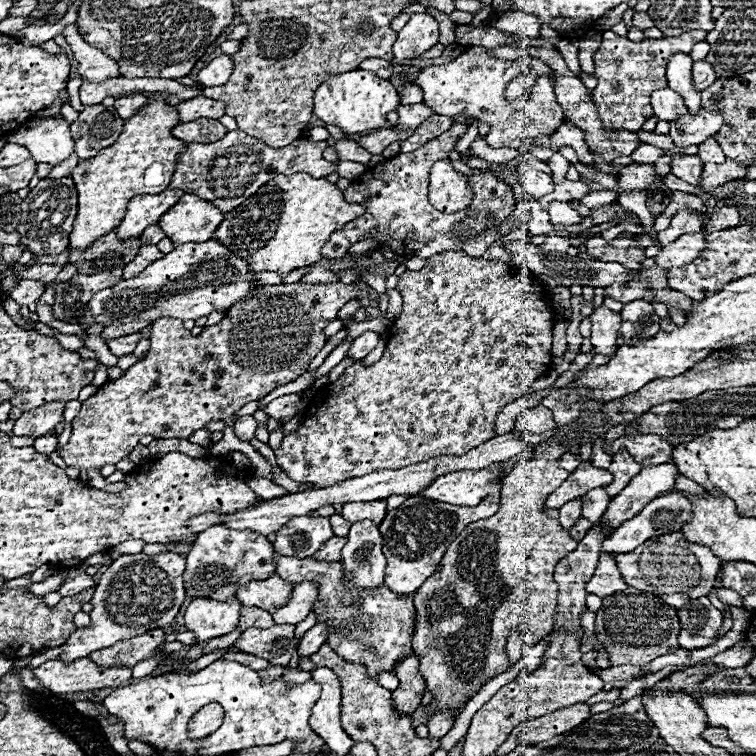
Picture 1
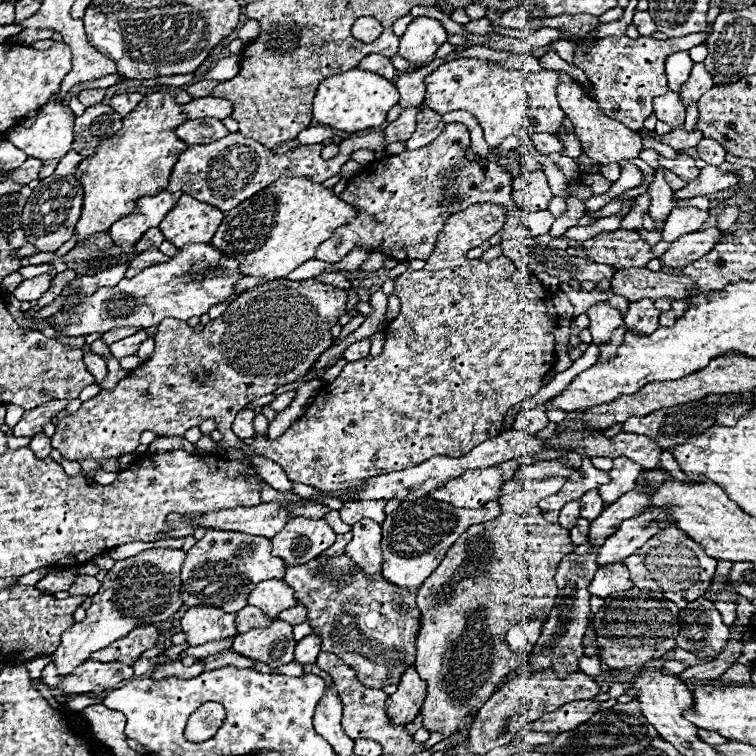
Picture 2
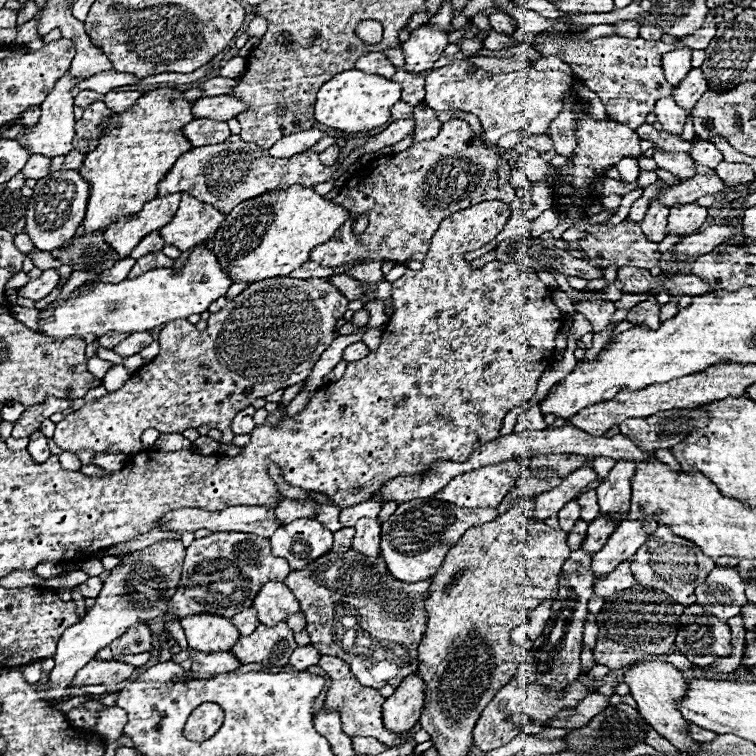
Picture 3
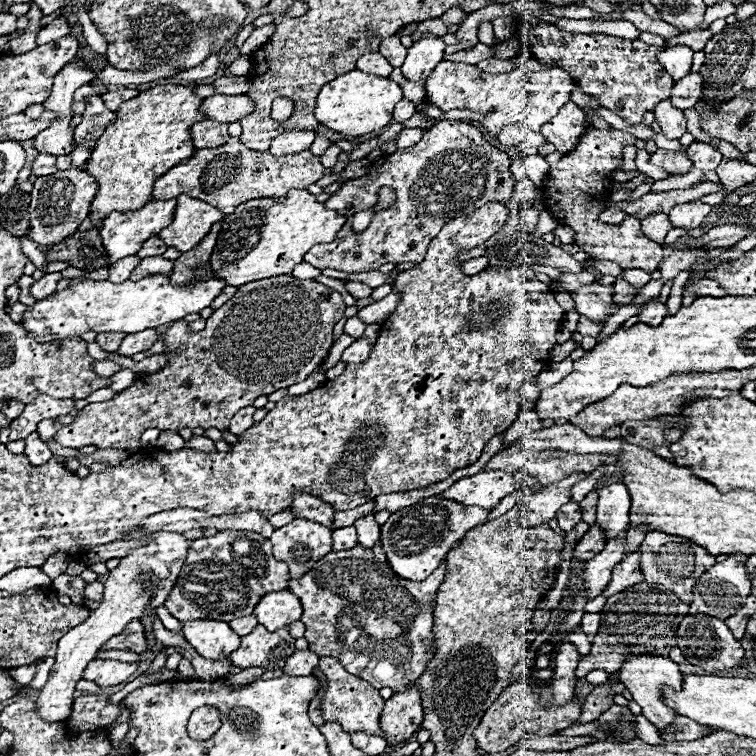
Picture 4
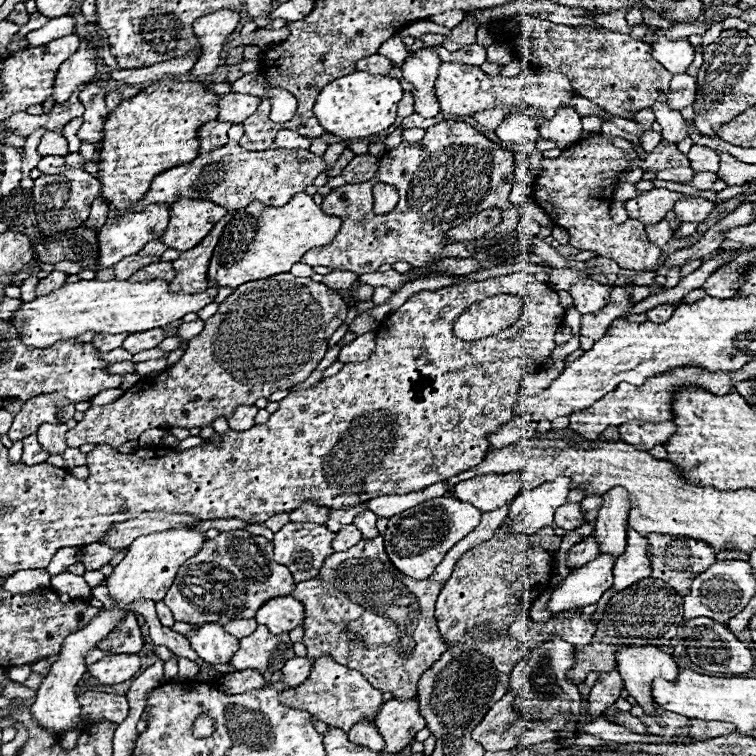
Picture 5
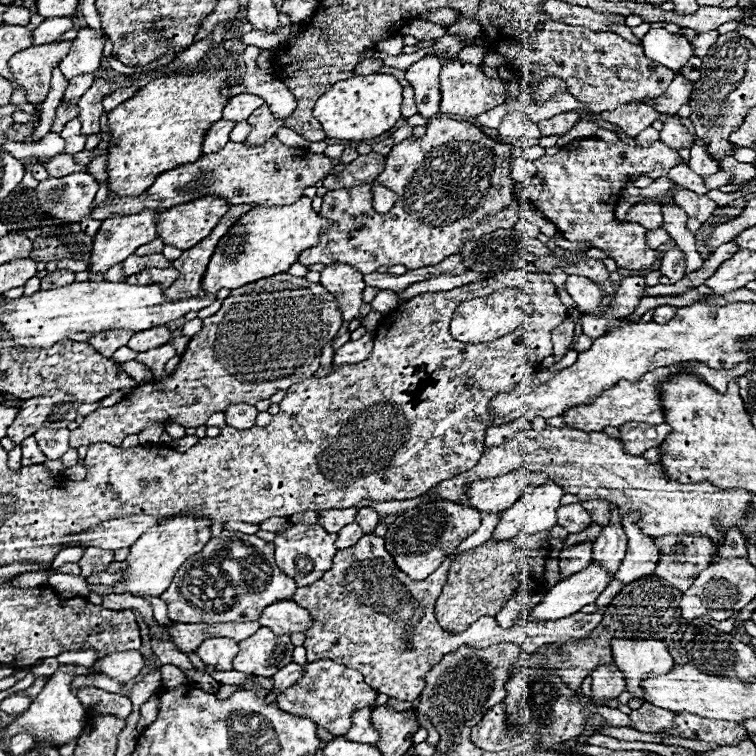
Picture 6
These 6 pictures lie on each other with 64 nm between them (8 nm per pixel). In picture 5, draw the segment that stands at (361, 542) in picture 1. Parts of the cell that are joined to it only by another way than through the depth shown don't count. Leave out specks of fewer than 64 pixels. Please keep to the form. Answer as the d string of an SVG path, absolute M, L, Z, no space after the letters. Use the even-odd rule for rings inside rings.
M364 510L360 512L356 518L354 518L354 524L358 526L358 530L362 532L362 538L374 538L378 536L378 530L376 530L376 520L378 516L370 510Z

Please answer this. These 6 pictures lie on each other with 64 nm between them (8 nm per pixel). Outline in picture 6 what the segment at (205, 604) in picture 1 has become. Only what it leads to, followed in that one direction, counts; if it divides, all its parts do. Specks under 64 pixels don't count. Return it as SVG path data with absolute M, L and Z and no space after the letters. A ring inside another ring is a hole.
M210 638L204 640L196 652L204 664L210 664L216 670L226 672L226 670L234 670L232 658L238 654L238 644L230 638Z

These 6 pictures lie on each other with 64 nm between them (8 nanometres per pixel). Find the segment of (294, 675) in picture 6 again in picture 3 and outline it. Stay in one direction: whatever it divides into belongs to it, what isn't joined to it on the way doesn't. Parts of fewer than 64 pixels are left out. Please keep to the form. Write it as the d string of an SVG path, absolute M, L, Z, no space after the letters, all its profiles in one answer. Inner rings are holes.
M310 644L310 646L298 646L298 648L292 652L292 656L290 656L290 660L288 660L288 666L294 668L296 672L304 672L304 670L308 670L310 666L316 666L318 660L320 660L320 654L318 654L318 650L316 650L312 644Z

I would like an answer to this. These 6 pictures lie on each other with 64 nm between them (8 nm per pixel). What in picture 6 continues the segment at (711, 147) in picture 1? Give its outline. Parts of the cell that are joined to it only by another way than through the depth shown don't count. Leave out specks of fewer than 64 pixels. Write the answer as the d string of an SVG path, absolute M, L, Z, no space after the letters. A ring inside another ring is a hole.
M694 144L690 150L690 160L688 166L692 172L696 172L698 176L712 176L718 172L718 164L708 156L706 148L700 144Z

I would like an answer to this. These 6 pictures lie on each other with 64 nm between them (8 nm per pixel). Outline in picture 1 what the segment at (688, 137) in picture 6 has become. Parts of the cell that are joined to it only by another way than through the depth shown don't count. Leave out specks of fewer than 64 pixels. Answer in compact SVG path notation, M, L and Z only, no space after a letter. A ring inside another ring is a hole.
M662 88L652 94L652 108L654 108L654 116L664 122L672 122L680 118L680 114L688 112L684 106L684 98L670 88Z

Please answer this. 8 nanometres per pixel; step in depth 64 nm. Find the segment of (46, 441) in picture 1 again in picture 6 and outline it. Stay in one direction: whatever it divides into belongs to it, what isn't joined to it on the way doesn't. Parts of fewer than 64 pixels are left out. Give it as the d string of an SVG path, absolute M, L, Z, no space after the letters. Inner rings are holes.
M34 436L26 438L26 440L20 444L20 448L22 448L22 466L44 464L46 456L40 452L40 448L38 448L38 444L36 444L36 438L34 438Z

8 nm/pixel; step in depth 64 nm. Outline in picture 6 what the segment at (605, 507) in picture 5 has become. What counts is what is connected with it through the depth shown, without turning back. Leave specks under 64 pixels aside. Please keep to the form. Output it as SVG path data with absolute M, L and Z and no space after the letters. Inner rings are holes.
M614 506L610 524L604 526L600 538L594 542L594 548L592 548L594 550L592 564L604 566L610 576L614 576L614 572L618 570L618 566L626 554L626 534L620 524L620 518L622 518L622 514Z

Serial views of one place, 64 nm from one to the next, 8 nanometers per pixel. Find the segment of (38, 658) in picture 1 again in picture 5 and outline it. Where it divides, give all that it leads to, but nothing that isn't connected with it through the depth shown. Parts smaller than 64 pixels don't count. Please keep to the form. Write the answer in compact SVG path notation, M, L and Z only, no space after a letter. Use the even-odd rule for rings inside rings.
M29 664L11 667L9 670L9 678L14 682L23 683L31 672L32 670Z

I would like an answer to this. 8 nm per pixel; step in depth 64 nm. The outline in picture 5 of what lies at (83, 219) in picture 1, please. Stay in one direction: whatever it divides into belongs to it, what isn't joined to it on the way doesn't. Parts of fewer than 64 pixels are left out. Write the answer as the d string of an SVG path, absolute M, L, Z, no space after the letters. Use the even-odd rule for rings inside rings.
M158 80L110 112L98 162L102 196L110 206L116 210L128 210L130 204L138 202L150 190L156 174L196 158L200 148L196 130L204 122L218 118L218 94L208 92L208 86L210 82L202 80L188 84L182 80Z

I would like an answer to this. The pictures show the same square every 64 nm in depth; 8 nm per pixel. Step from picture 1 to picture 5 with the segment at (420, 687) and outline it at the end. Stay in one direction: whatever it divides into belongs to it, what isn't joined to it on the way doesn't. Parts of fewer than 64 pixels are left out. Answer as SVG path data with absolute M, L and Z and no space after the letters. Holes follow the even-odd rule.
M416 698L388 700L378 710L374 724L386 742L382 752L400 754L412 742L414 734L424 728L424 718L418 712Z

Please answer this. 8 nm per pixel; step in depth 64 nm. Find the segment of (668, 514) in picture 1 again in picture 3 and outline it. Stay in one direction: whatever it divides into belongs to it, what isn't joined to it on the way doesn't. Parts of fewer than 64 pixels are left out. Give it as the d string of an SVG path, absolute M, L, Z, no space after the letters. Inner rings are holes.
M624 520L608 538L606 546L592 556L594 578L600 580L608 570L614 570L620 562L628 560L646 542L646 538L658 528L654 520Z

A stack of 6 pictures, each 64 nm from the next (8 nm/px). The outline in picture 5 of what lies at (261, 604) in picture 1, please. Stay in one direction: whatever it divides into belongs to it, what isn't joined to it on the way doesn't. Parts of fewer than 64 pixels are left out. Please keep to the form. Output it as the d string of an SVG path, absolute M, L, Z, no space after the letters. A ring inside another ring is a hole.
M278 596L268 600L258 612L256 622L268 626L272 634L282 634L284 630L294 630L304 626L304 606L292 596Z

